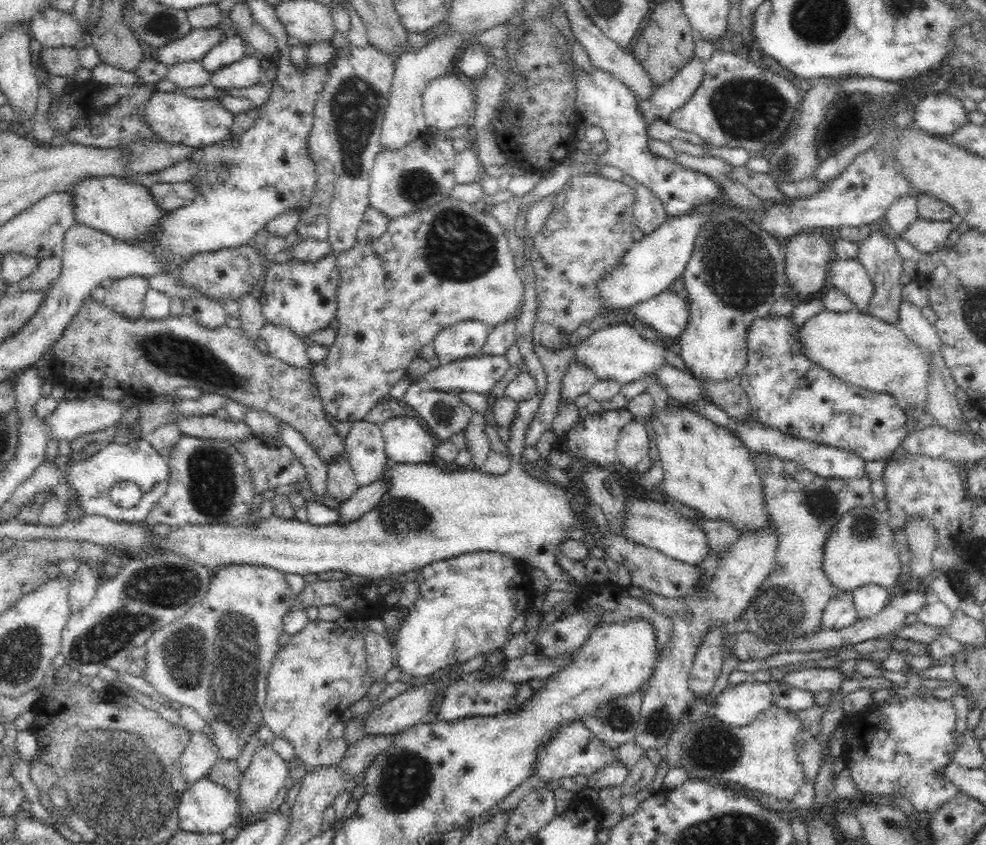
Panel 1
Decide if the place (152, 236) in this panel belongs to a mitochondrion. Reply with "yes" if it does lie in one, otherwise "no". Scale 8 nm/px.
no

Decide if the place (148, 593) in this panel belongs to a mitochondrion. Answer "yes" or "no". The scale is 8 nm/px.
yes

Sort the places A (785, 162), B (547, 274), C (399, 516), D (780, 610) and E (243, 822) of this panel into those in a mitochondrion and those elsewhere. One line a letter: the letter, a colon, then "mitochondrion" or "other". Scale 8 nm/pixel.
A: mitochondrion
B: other
C: mitochondrion
D: mitochondrion
E: other

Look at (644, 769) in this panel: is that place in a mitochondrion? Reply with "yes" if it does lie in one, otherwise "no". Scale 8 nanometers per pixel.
no

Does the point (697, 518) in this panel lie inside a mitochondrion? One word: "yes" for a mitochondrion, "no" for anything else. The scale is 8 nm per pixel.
no

